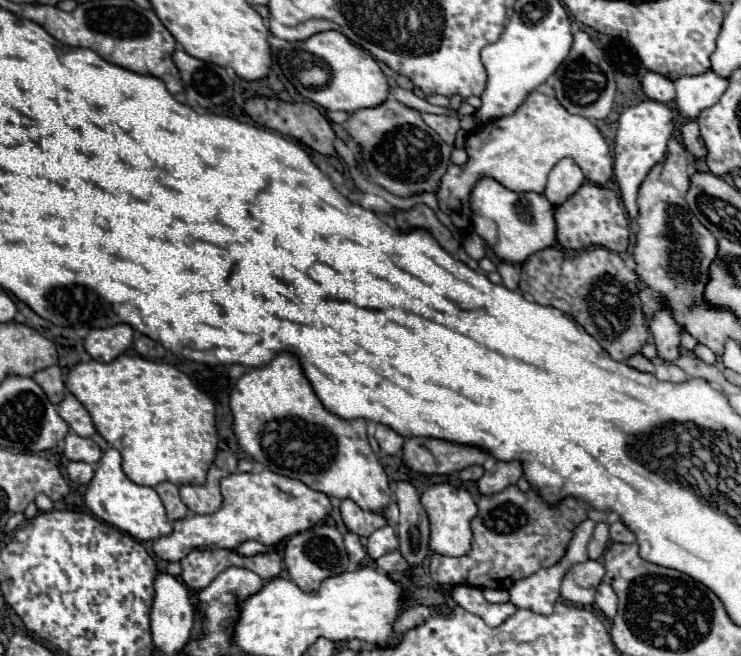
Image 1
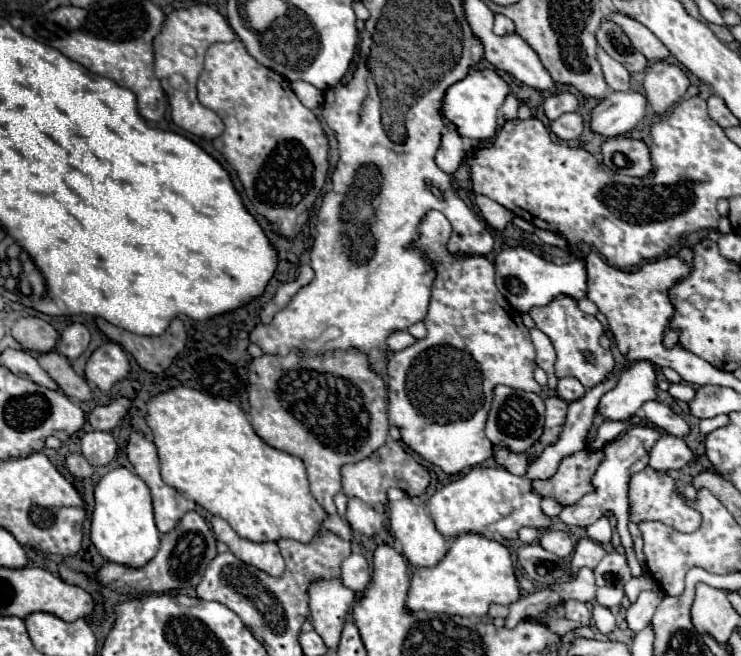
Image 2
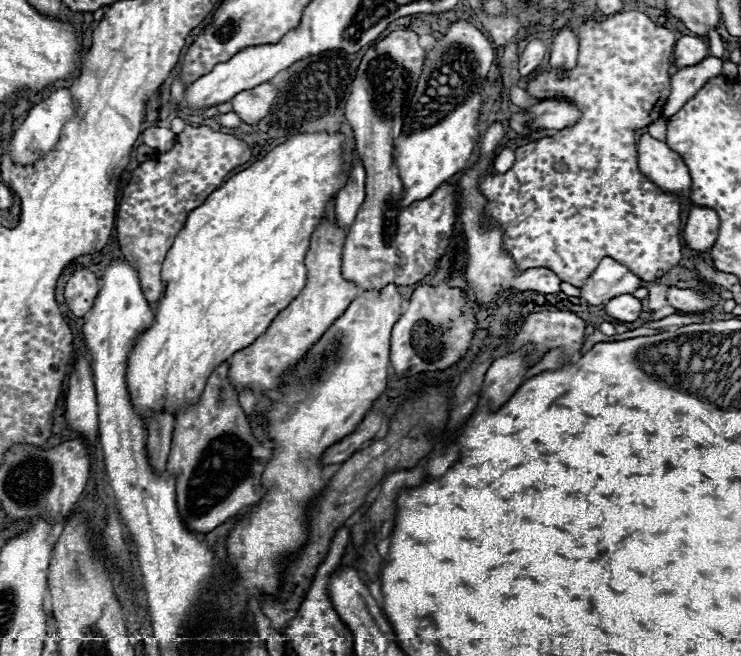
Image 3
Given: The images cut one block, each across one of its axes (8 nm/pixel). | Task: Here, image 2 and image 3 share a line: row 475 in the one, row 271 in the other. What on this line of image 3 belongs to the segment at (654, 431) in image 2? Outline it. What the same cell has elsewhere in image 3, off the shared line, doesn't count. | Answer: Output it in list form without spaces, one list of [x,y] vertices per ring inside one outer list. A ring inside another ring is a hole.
[[[604,258],[600,266],[594,270],[594,274],[582,286],[582,298],[588,304],[598,306],[610,300],[612,296],[632,294],[640,288],[640,284],[642,280],[628,266],[612,258]]]

